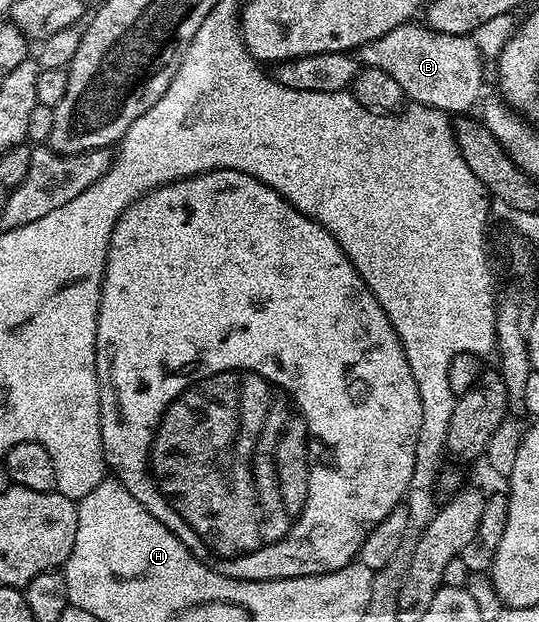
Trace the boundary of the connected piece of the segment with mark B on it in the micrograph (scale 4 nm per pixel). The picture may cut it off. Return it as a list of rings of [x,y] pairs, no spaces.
[[[409,21],[357,47],[354,55],[363,66],[390,73],[412,103],[421,103],[445,113],[468,113],[476,102],[476,106],[481,102],[486,59],[467,35],[442,35],[431,31],[427,25]]]

